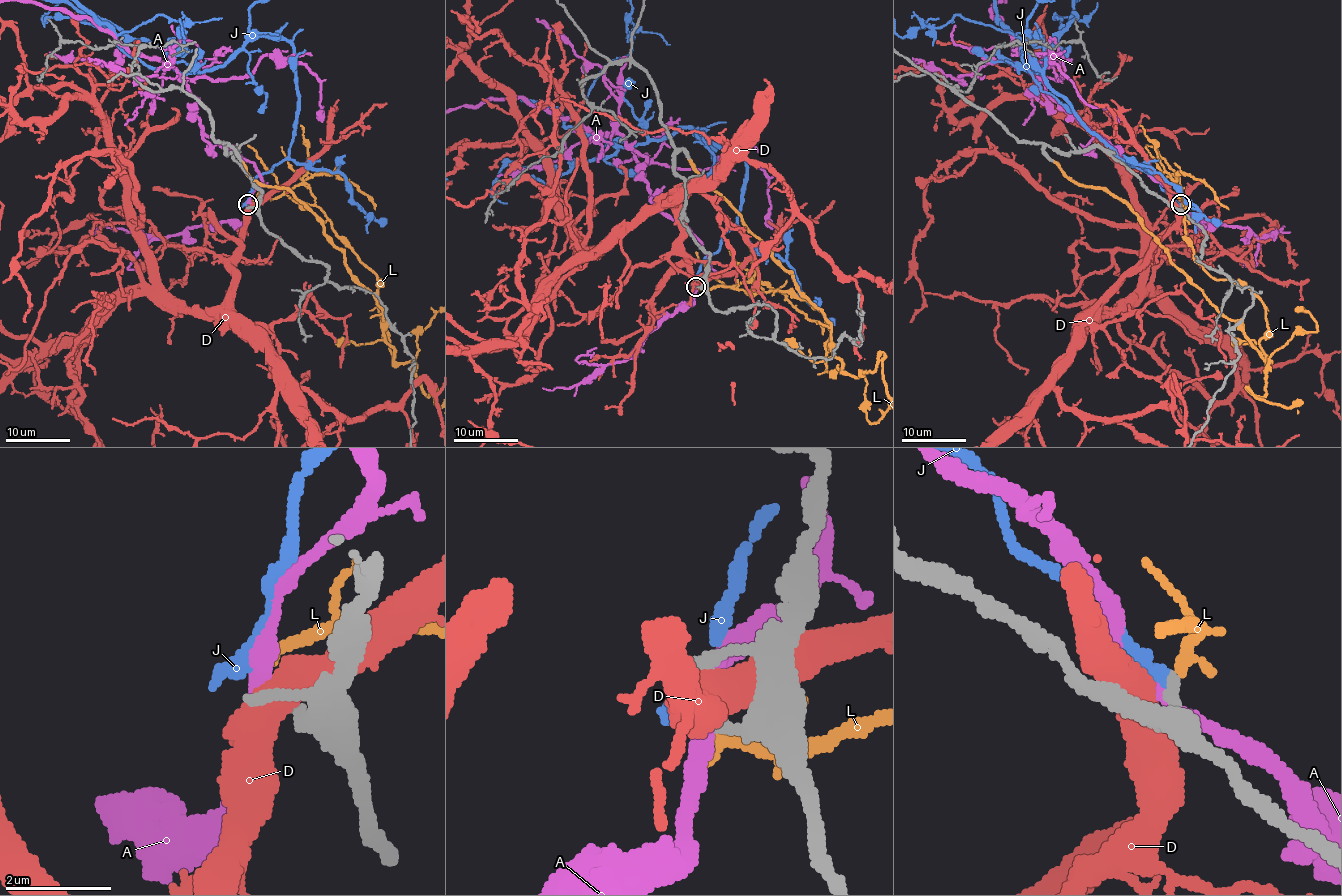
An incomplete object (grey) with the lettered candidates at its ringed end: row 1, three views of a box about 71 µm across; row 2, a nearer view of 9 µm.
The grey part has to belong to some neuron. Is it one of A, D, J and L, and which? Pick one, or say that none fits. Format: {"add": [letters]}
{"add": ["L"]}

